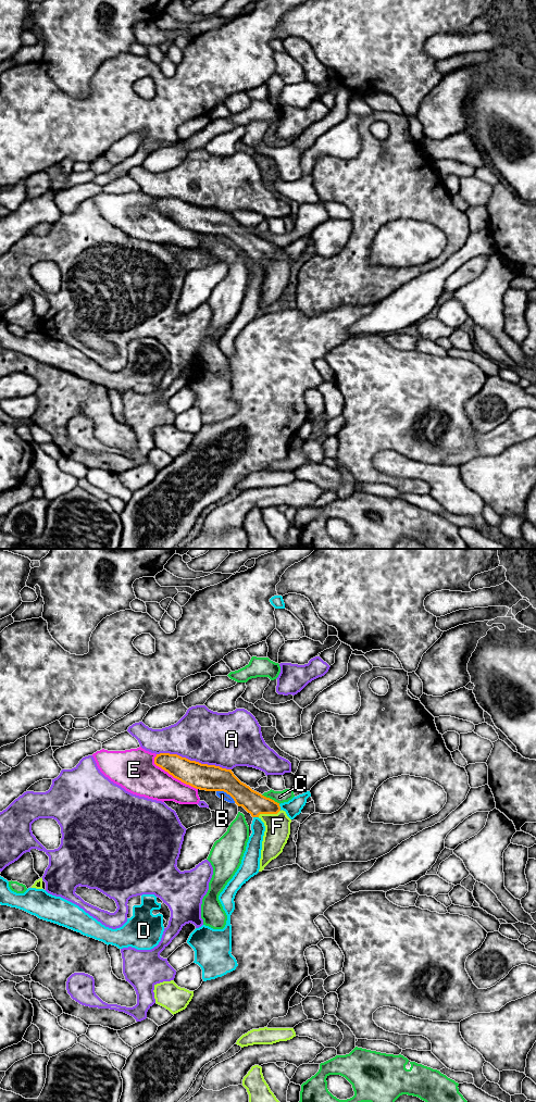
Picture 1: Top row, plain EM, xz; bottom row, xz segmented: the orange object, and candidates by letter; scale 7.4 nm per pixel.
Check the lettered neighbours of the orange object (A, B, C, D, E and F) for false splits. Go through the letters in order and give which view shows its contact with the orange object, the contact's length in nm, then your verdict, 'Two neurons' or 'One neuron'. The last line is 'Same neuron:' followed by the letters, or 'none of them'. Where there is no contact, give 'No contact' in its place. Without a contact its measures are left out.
A: Touches orange in xz. Shared border 550 nm. Two neurons
B: Touches orange in xz. Shared border 170 nm. Two neurons
C: Touches orange in xz. Shared border 160 nm. Two neurons
D: Touches orange in xz. Shared border 50 nm. Two neurons
E: Touches orange in xz. Shared border 400 nm. Two neurons
F: Touches orange in xz. Shared border 180 nm. One neuron
Same neuron: F

